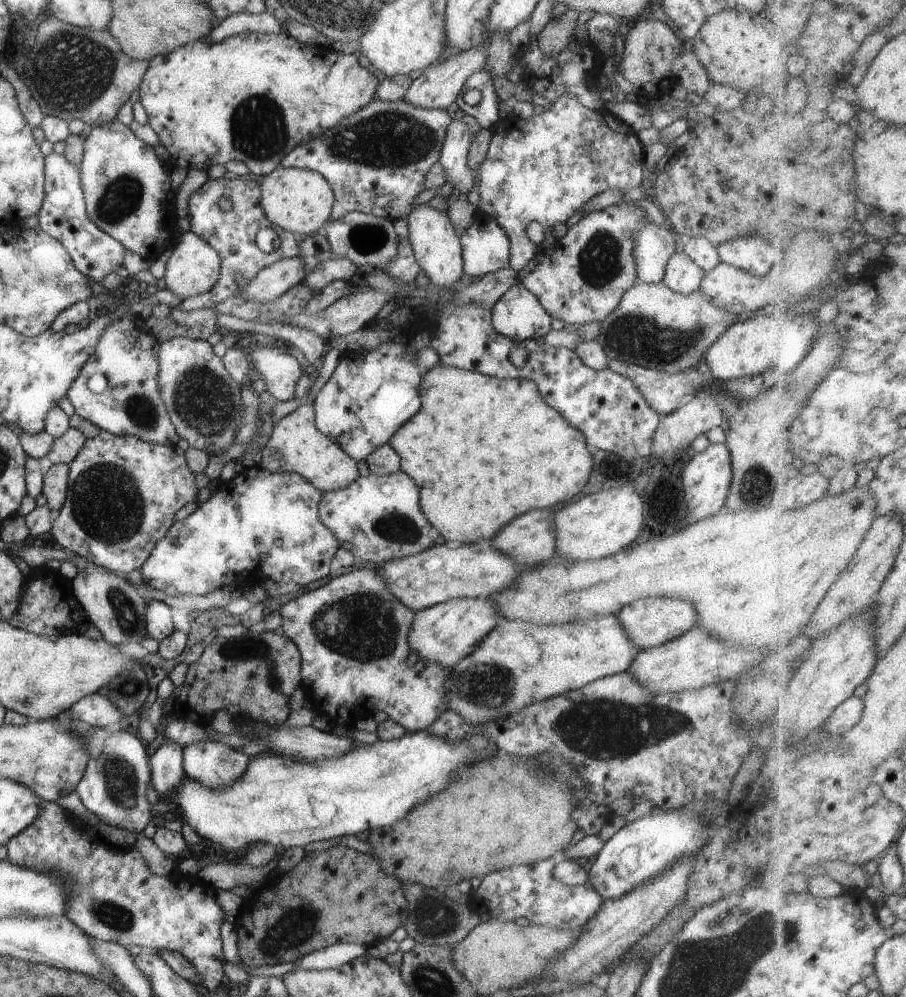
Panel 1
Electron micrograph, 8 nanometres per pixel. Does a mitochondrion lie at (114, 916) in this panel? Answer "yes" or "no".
yes

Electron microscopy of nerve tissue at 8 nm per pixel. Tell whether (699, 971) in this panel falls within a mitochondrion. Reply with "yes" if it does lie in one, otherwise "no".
yes

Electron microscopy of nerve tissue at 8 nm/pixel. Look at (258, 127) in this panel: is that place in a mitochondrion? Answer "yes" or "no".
yes

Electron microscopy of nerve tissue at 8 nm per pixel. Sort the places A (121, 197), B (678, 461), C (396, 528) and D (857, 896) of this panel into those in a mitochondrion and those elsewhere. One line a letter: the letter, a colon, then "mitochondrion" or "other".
A: mitochondrion
B: other
C: mitochondrion
D: other

